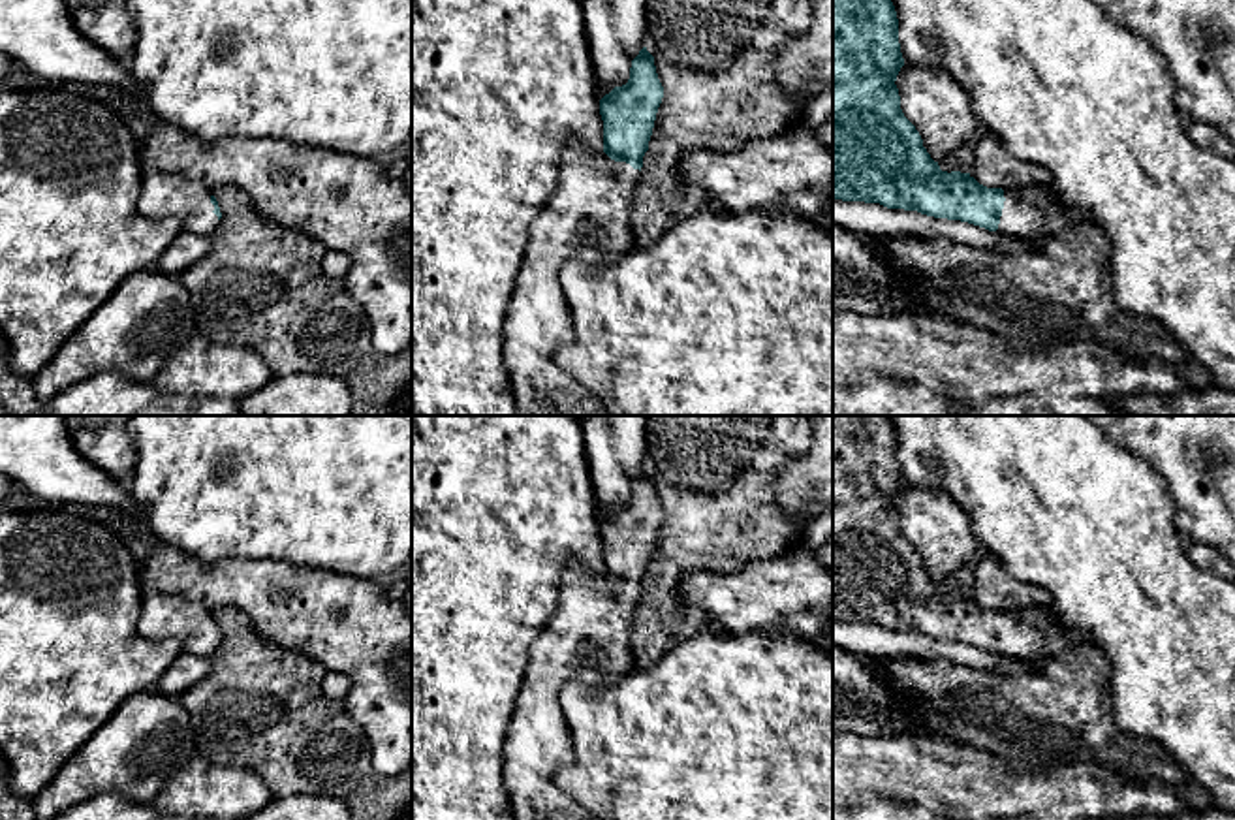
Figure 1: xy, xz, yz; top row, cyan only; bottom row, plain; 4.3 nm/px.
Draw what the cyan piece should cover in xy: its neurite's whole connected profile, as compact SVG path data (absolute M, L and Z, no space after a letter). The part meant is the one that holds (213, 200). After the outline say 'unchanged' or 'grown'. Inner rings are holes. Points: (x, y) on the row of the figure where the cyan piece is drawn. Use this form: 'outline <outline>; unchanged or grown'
outline M145 166L137 209L149 218L175 216L184 229L212 235L222 218L216 197L203 181Z; grown

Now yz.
outline M833 0L833 197L917 211L961 220L1024 241L1060 233L1094 218L1071 205L1040 209L1019 186L987 188L970 173L942 171L923 147L915 126L900 109L895 85L904 58L899 19L891 0Z; grown

